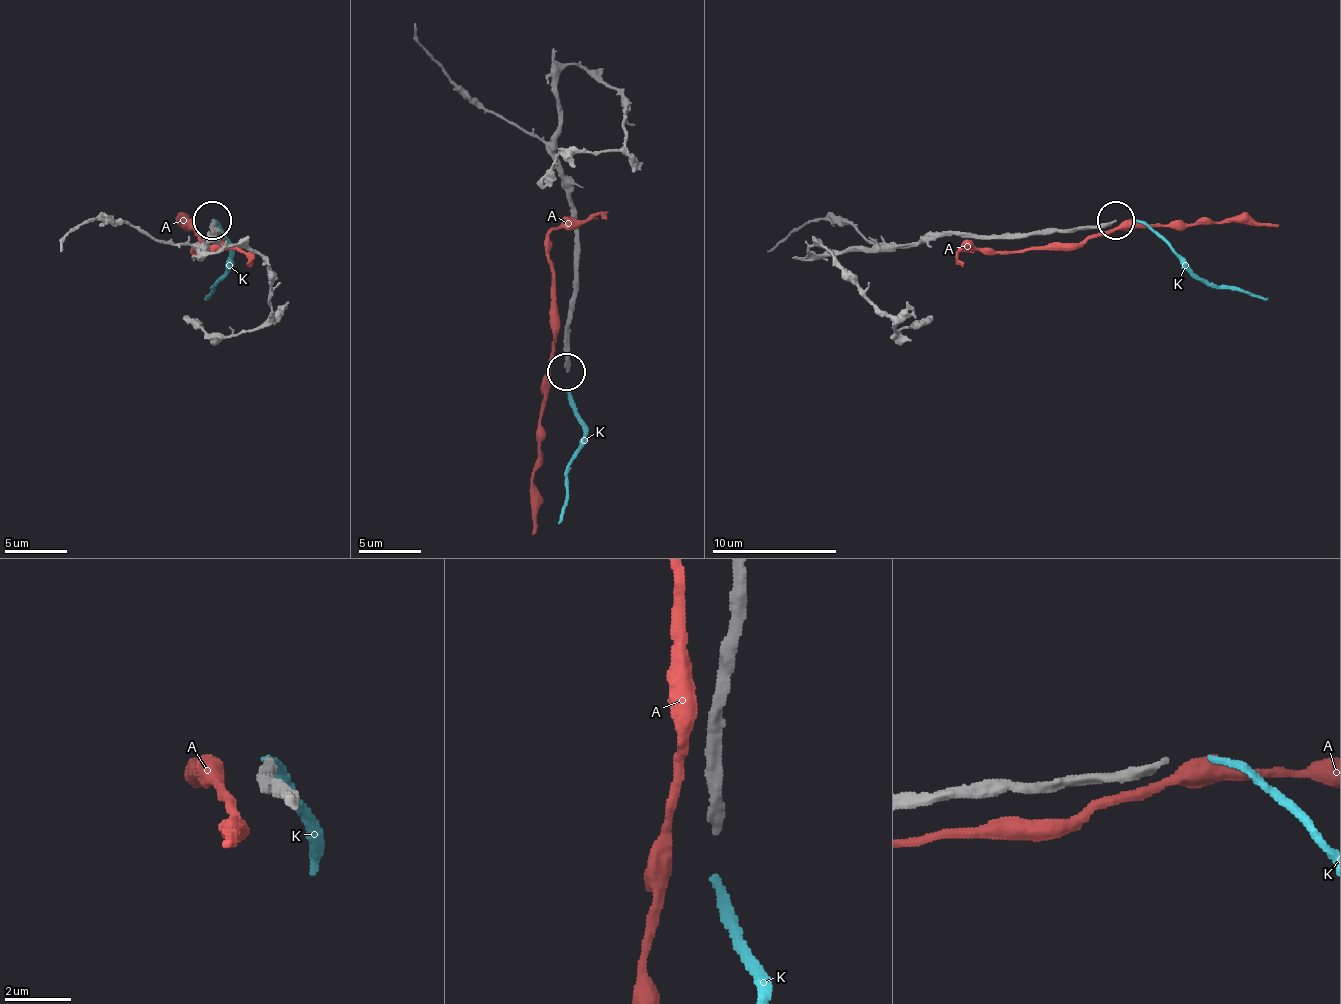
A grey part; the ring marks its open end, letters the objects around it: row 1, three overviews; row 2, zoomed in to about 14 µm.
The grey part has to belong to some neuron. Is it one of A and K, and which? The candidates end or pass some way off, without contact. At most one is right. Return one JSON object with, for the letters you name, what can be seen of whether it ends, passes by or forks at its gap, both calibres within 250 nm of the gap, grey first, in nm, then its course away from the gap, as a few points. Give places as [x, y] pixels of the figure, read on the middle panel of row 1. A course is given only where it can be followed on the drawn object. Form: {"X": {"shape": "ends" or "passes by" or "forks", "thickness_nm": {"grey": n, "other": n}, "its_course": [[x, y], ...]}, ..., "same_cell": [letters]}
{"K": {"shape": "ends", "thickness_nm": {"grey": 280, "other": 220}, "its_course": [[567, 387], [570, 402], [582, 427], [582, 446], [567, 471], [567, 506], [557, 524]]}, "same_cell": ["K"]}

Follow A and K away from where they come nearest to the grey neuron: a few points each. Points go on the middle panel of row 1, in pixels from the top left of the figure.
A: (551, 374), (554, 333), (548, 236), (560, 227), (592, 221), (598, 214), (604, 217)
K: (567, 387), (570, 402), (582, 427), (582, 446), (567, 471), (567, 506), (557, 524)

